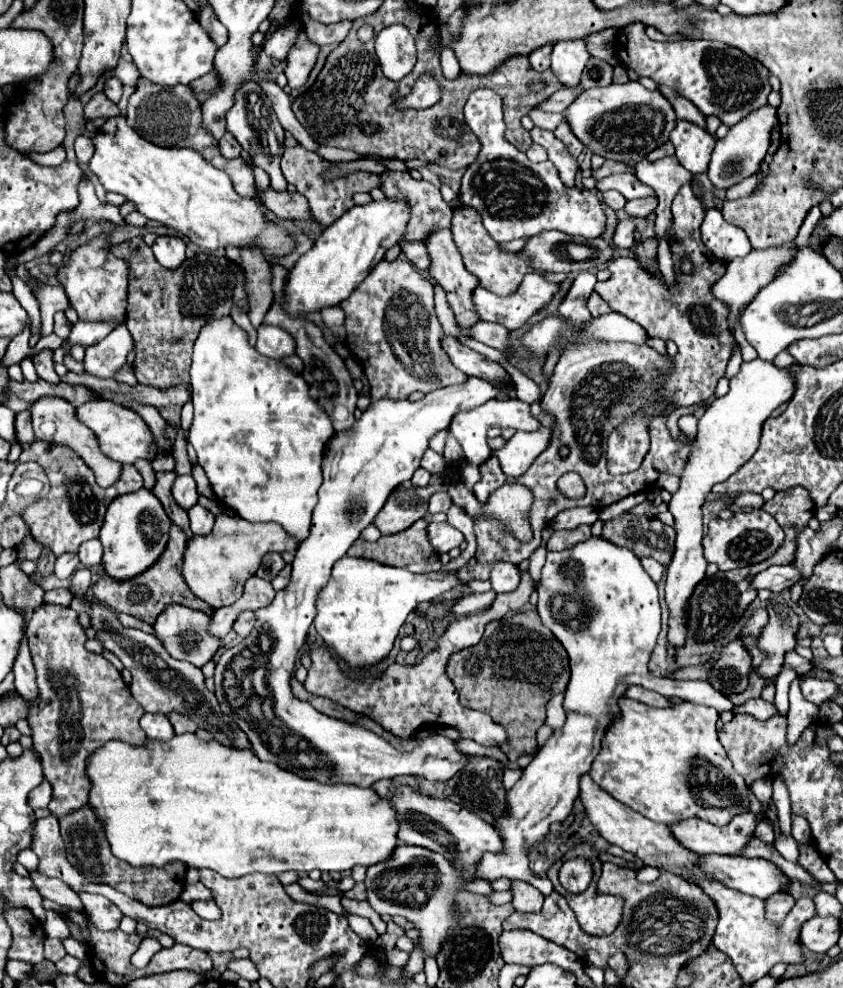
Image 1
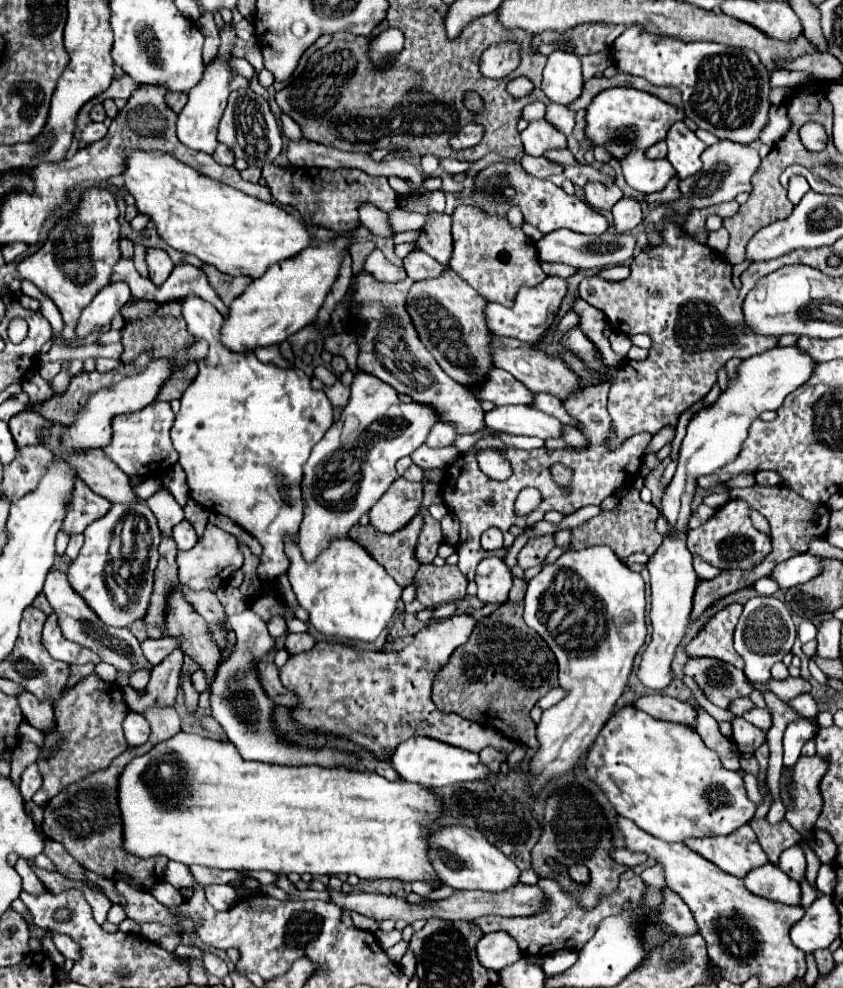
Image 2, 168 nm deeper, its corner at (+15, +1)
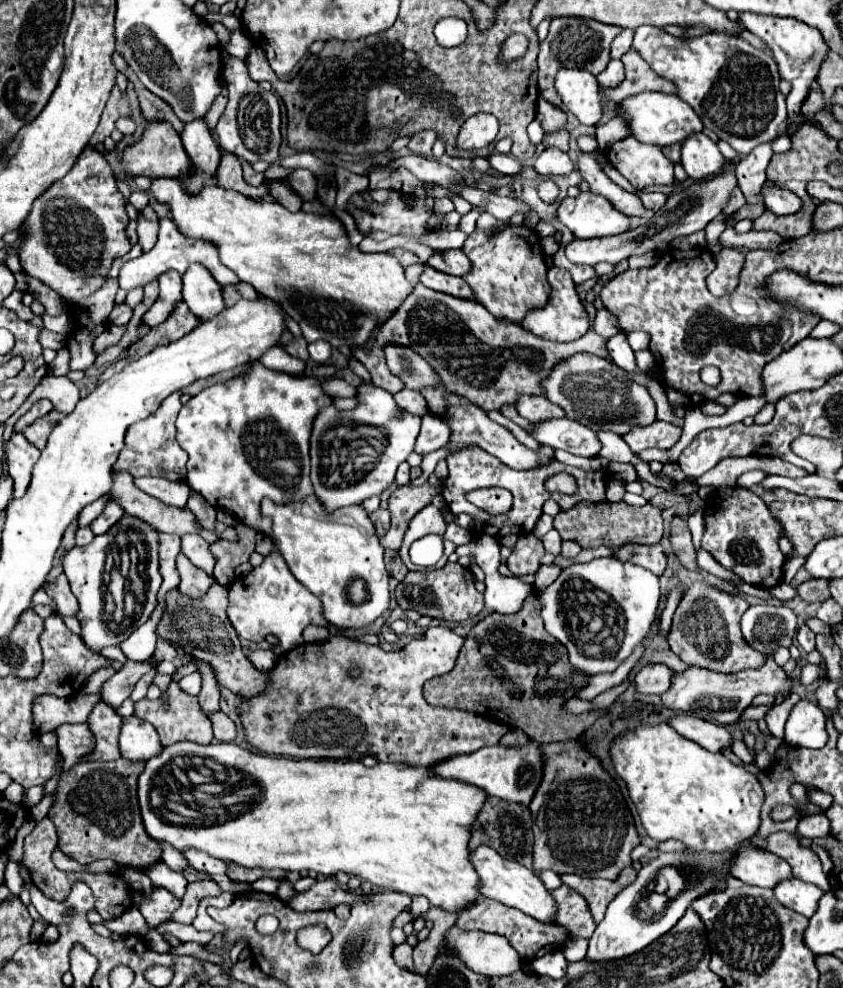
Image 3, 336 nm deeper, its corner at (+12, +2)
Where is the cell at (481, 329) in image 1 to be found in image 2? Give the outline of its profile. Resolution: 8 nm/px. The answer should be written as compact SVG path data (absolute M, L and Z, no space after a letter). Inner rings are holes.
M491 334L491 360L497 368L503 368L511 372L521 384L525 384L531 392L551 392L557 398L565 400L573 390L577 390L577 378L575 374L557 358L547 356L545 352L537 350L529 342L521 342L517 338L505 338L505 336L495 336Z

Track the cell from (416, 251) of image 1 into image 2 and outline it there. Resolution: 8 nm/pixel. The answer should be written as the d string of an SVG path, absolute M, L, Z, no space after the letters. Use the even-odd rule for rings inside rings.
M419 248L411 250L411 252L405 256L403 268L407 270L409 278L413 278L415 282L417 282L417 280L435 278L435 276L443 270L443 266L441 266L437 260L429 258L429 254L425 254L425 252L419 250Z

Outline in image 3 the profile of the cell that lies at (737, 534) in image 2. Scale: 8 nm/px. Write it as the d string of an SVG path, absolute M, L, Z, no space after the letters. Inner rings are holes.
M722 487L710 493L704 507L704 537L702 549L706 549L722 567L734 571L744 583L770 589L782 583L786 557L778 547L784 535L782 523L770 513L768 505L750 489Z

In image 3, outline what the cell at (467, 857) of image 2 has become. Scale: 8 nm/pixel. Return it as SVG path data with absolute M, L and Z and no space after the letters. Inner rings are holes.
M480 845L476 851L470 853L470 857L472 857L474 869L480 875L480 881L482 881L480 889L482 889L484 897L490 897L490 899L496 899L508 907L520 909L522 913L526 913L542 923L556 923L558 905L556 905L552 893L544 887L544 883L536 877L534 871L526 869L524 865L520 865L516 861L508 861L508 859L500 857L494 849L488 849L486 845Z

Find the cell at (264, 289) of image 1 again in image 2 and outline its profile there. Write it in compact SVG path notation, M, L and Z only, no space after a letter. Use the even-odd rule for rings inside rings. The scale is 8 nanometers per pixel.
M203 264L201 270L207 274L211 286L217 290L217 294L221 296L221 300L223 300L227 306L229 306L235 298L239 298L239 296L243 294L243 290L253 282L253 278L249 278L249 276L227 276L227 274L219 272L219 270L217 270L215 266L211 266L211 264Z

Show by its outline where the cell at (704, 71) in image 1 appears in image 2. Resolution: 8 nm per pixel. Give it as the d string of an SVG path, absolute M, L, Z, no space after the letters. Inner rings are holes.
M627 28L625 34L621 34L613 46L611 56L615 66L633 76L641 76L649 80L655 86L673 86L681 90L683 94L683 108L685 116L691 118L699 128L715 134L717 138L727 138L741 144L751 144L757 140L757 134L761 126L765 126L767 110L769 110L769 72L765 66L761 66L757 54L753 50L741 50L725 44L713 44L713 42L681 42L677 38L665 38L665 36L637 36L635 28Z

